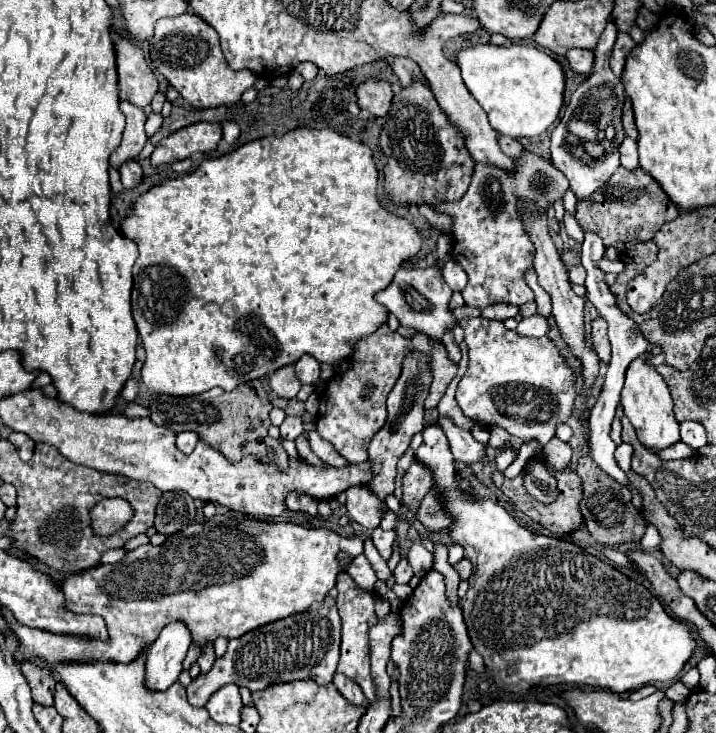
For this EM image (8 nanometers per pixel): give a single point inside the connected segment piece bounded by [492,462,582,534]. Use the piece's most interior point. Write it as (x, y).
(562, 516)

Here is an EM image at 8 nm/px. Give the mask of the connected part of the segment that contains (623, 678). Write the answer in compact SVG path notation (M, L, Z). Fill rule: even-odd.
M426 426L422 436L424 442L416 450L416 462L430 470L434 482L432 488L438 492L444 512L452 518L450 540L460 544L464 548L464 558L474 564L468 580L470 588L462 600L468 636L472 646L482 654L486 668L492 670L494 682L500 688L514 694L526 694L532 686L578 684L622 694L652 682L670 682L680 674L696 648L688 624L668 616L648 588L610 564L584 552L572 542L534 534L522 528L500 504L466 492L458 482L454 456L440 426Z

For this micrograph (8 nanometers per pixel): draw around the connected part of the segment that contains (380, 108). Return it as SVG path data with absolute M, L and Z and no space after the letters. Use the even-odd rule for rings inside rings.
M370 78L356 88L356 98L362 110L368 110L374 118L380 118L388 112L392 102L390 82L384 78Z

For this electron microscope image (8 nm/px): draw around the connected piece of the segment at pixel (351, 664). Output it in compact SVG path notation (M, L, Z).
M344 570L336 578L336 588L338 588L336 604L338 604L338 612L340 612L340 620L342 620L342 644L340 644L338 672L344 672L352 680L356 680L360 684L364 696L368 698L368 702L372 702L376 698L376 686L372 684L372 674L370 674L370 664L368 664L368 628L372 624L376 624L376 612L374 612L376 594L358 588L356 582L352 580L352 576Z

